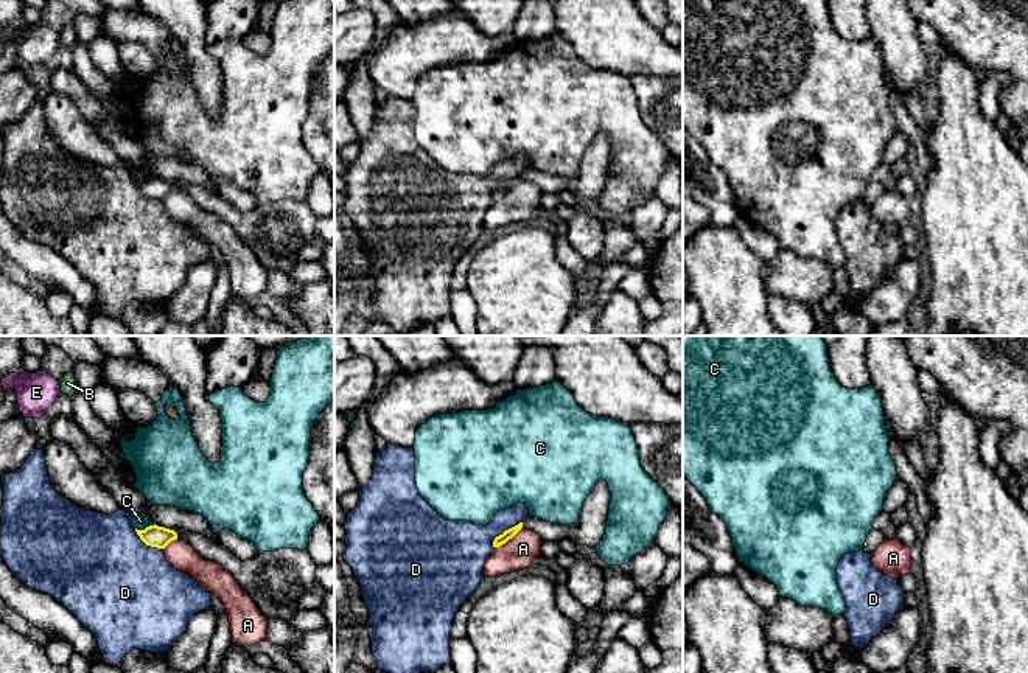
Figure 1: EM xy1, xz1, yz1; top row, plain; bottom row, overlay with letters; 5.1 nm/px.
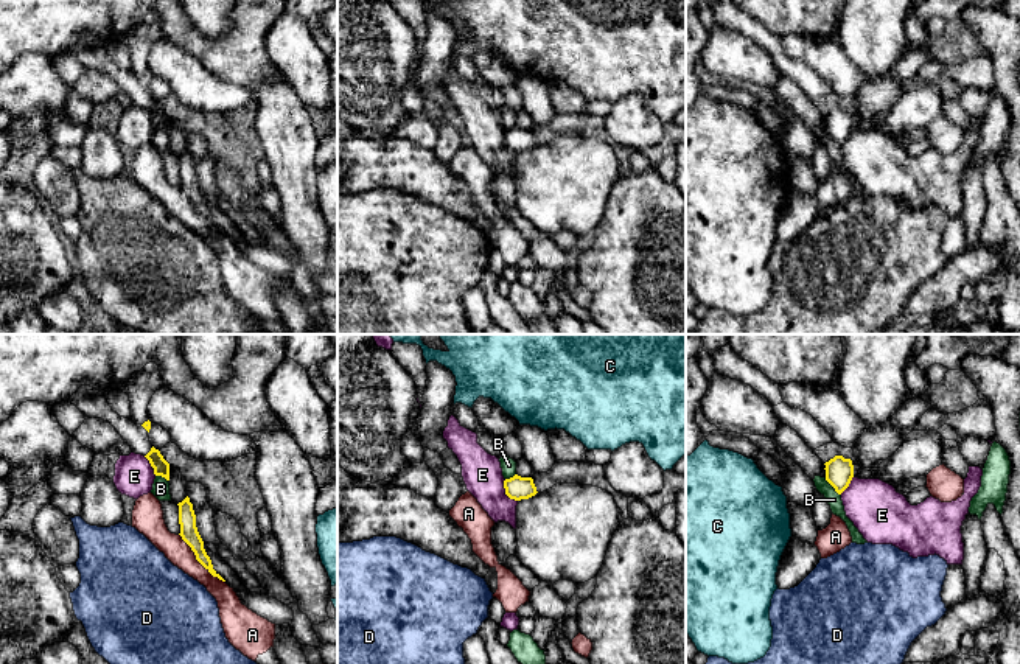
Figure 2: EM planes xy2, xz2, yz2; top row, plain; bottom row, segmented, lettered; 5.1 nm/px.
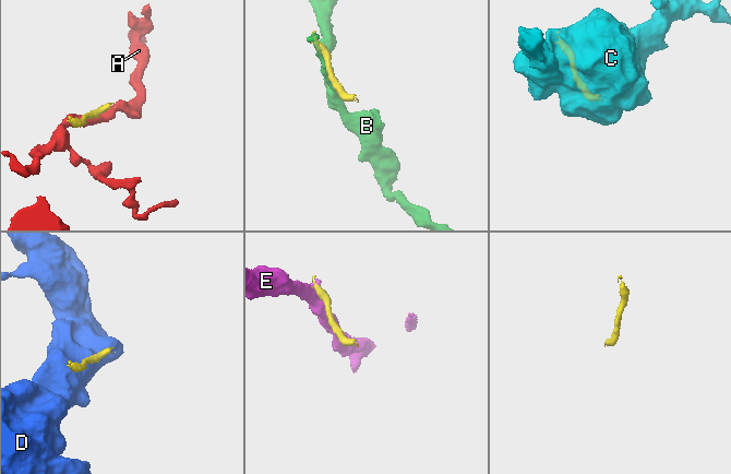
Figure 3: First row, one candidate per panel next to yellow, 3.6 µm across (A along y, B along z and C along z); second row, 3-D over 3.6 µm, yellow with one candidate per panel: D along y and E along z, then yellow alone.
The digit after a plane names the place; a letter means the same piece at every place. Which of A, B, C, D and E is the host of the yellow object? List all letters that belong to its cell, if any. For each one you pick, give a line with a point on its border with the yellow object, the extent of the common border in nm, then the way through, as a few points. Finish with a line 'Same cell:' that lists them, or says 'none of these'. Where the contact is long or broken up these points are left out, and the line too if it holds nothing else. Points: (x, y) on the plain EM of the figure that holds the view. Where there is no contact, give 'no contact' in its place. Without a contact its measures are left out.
Same cell: none of these

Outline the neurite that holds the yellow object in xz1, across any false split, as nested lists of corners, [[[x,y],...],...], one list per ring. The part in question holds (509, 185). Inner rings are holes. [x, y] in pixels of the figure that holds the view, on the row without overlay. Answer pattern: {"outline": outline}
{"outline": [[[527,169],[526,173],[519,174],[518,177],[505,182],[502,187],[496,188],[493,193],[493,199],[499,199],[512,191],[521,180],[532,182],[541,188],[543,193],[563,193],[571,191],[577,176],[561,177],[561,176],[551,176],[543,171]]]}

